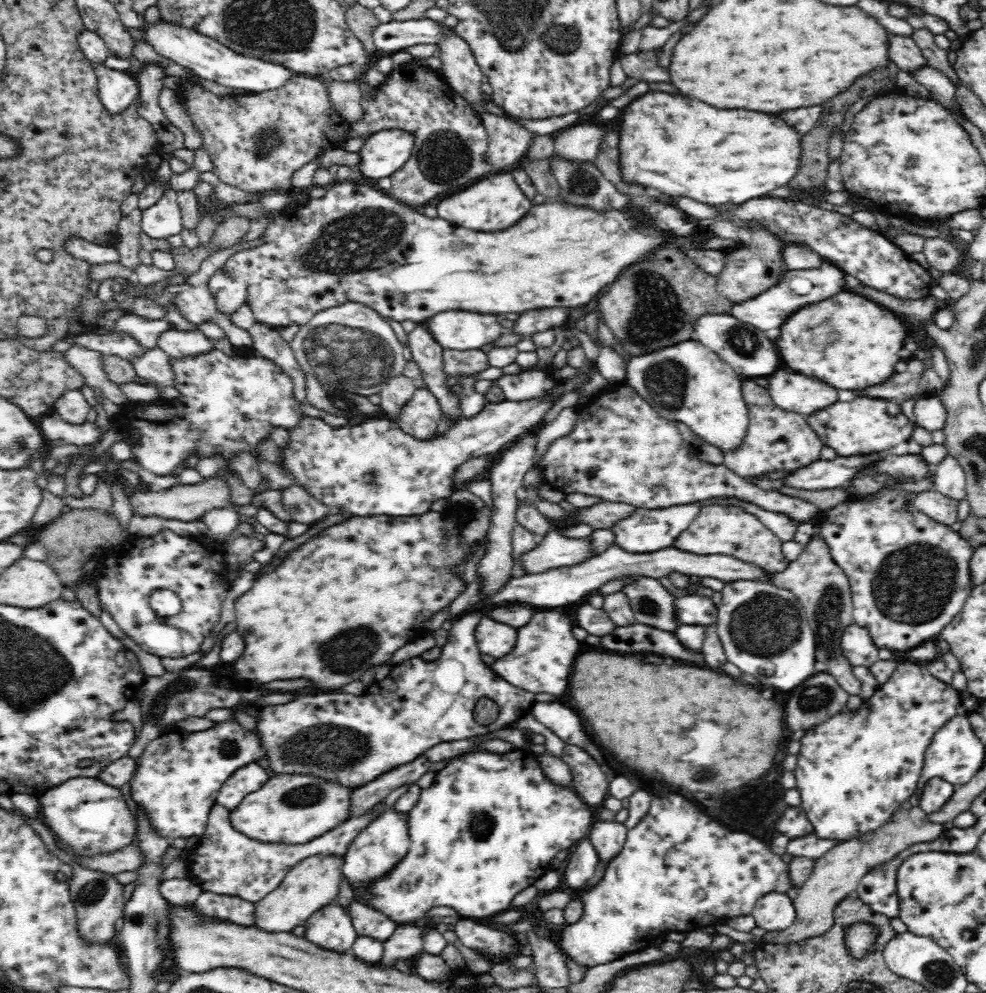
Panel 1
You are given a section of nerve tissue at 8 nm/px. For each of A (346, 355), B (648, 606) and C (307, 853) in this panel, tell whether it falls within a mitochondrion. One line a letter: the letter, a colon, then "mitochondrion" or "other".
A: mitochondrion
B: mitochondrion
C: other

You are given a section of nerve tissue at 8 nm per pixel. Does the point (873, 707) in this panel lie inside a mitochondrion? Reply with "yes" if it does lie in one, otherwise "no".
no

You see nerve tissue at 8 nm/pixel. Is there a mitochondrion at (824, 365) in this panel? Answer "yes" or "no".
no

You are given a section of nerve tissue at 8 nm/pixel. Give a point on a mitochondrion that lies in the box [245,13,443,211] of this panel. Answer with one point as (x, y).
(266, 141)

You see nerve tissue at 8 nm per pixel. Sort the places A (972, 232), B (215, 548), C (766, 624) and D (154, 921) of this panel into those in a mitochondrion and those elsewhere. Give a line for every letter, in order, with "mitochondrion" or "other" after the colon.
A: other
B: other
C: mitochondrion
D: mitochondrion

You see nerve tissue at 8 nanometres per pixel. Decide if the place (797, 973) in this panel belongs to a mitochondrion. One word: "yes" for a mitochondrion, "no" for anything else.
no

